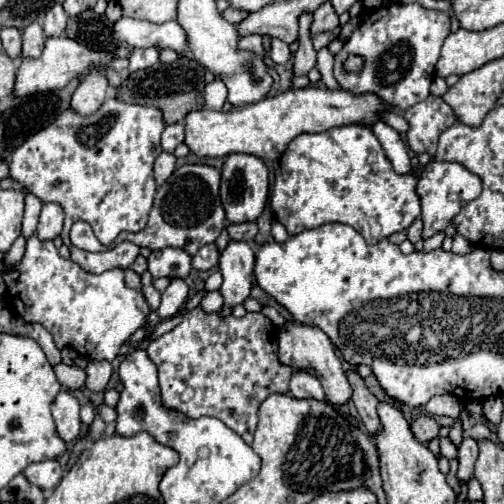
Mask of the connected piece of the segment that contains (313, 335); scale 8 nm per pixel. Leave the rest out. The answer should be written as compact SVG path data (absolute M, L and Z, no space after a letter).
M286 320L282 328L278 328L278 356L282 364L292 366L294 370L314 370L316 378L322 382L324 392L326 392L326 400L332 404L344 404L350 400L352 396L352 388L348 384L346 372L342 370L342 360L336 356L334 352L334 344L332 340L318 328L318 326L310 326L310 324L300 324L294 320Z

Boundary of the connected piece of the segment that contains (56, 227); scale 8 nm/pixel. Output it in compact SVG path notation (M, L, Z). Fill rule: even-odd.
M46 202L40 212L40 222L38 222L38 236L40 240L54 240L62 232L62 222L64 222L64 210L56 202Z

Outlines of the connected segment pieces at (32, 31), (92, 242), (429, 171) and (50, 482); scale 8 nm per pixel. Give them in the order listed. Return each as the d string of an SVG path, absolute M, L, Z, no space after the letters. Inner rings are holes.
M32 22L22 30L22 58L38 58L42 54L46 36L38 22Z
M76 222L72 226L72 230L70 230L70 240L80 250L88 250L88 252L102 252L102 250L106 250L106 246L100 244L98 238L94 236L94 232L92 232L88 222Z
M438 160L428 162L416 184L416 194L422 204L422 214L420 214L424 222L422 236L430 238L436 232L442 232L446 226L450 226L454 216L462 210L462 206L466 206L468 200L478 198L480 192L482 192L482 180L476 174L472 174L466 166L458 162L438 162Z
M42 460L42 462L28 464L22 474L24 474L32 484L40 486L42 490L52 490L52 488L60 482L64 470L62 470L62 466L58 464L58 460Z

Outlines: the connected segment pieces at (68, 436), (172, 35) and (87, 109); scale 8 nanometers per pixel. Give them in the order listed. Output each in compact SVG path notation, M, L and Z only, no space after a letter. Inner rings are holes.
M62 390L54 404L52 404L52 416L56 422L56 432L64 442L74 442L78 440L80 432L82 432L82 422L80 422L80 404L78 400Z
M122 16L120 20L114 22L112 30L120 42L126 42L132 48L162 46L162 48L172 48L178 54L182 54L186 48L184 30L174 20L164 22L164 24L154 24L148 20L136 20L136 18Z
M92 70L80 82L80 86L76 88L70 108L74 112L78 112L80 116L94 114L102 106L102 102L106 98L106 88L108 88L108 82L104 78L104 72L102 70Z

